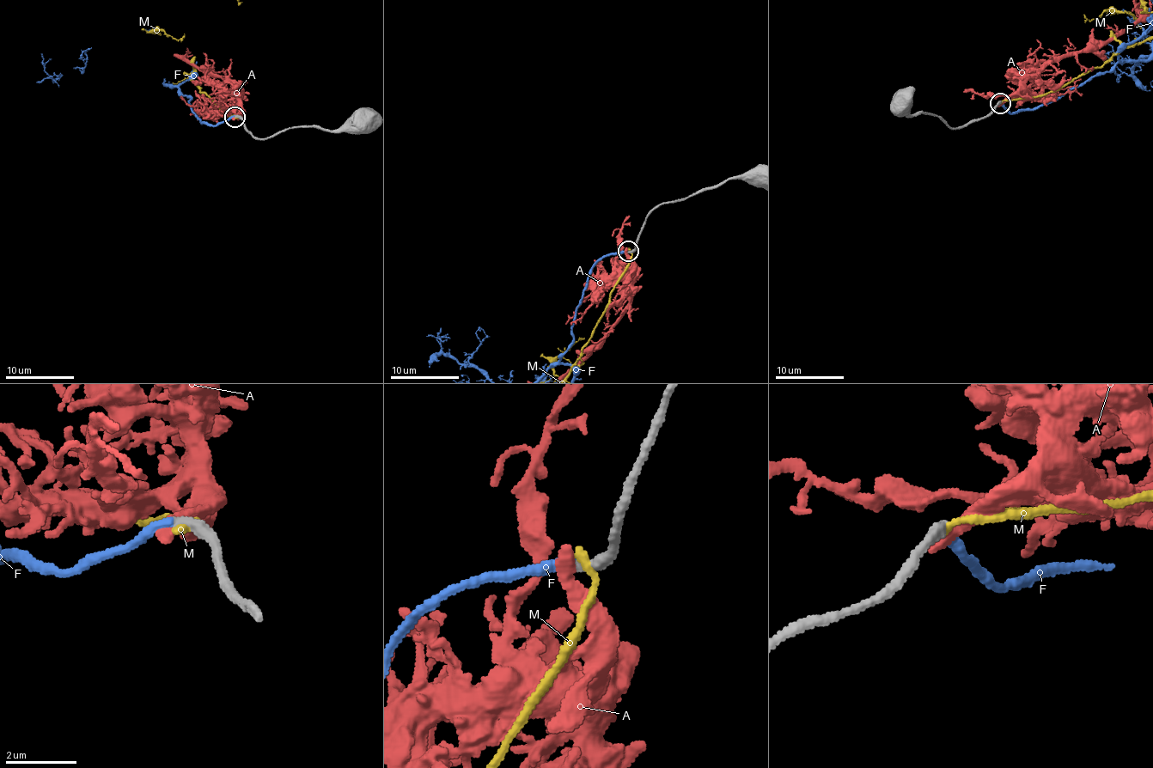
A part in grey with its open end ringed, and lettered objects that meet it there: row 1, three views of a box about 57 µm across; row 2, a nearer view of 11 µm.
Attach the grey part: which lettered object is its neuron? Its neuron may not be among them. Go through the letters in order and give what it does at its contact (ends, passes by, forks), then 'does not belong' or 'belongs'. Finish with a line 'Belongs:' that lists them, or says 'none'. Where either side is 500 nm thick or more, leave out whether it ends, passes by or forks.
A: it ends | does not belong
F: it ends | belongs
M: it ends | does not belong
Belongs: F

